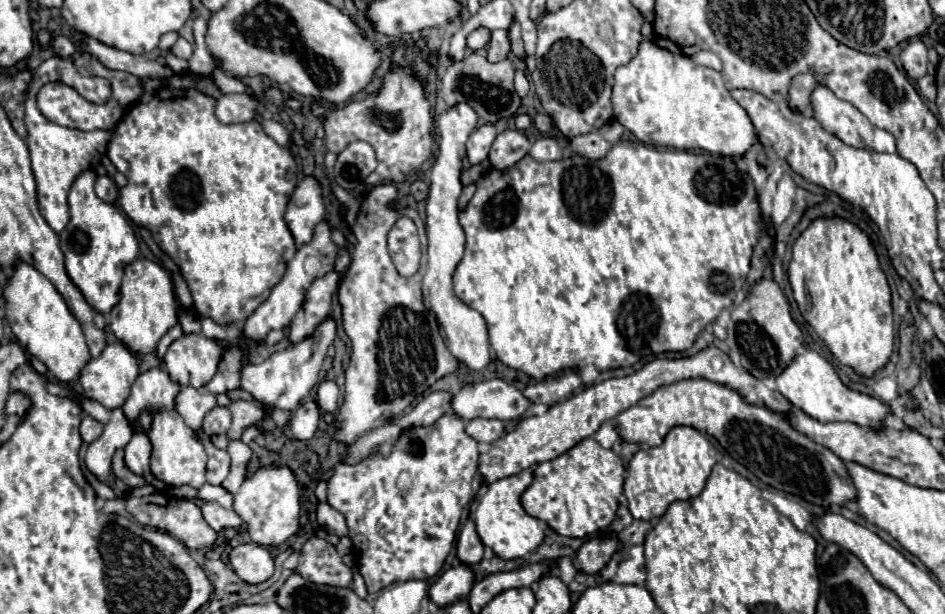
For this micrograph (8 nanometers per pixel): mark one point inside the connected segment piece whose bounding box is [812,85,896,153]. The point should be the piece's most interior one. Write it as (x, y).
(840, 118)

